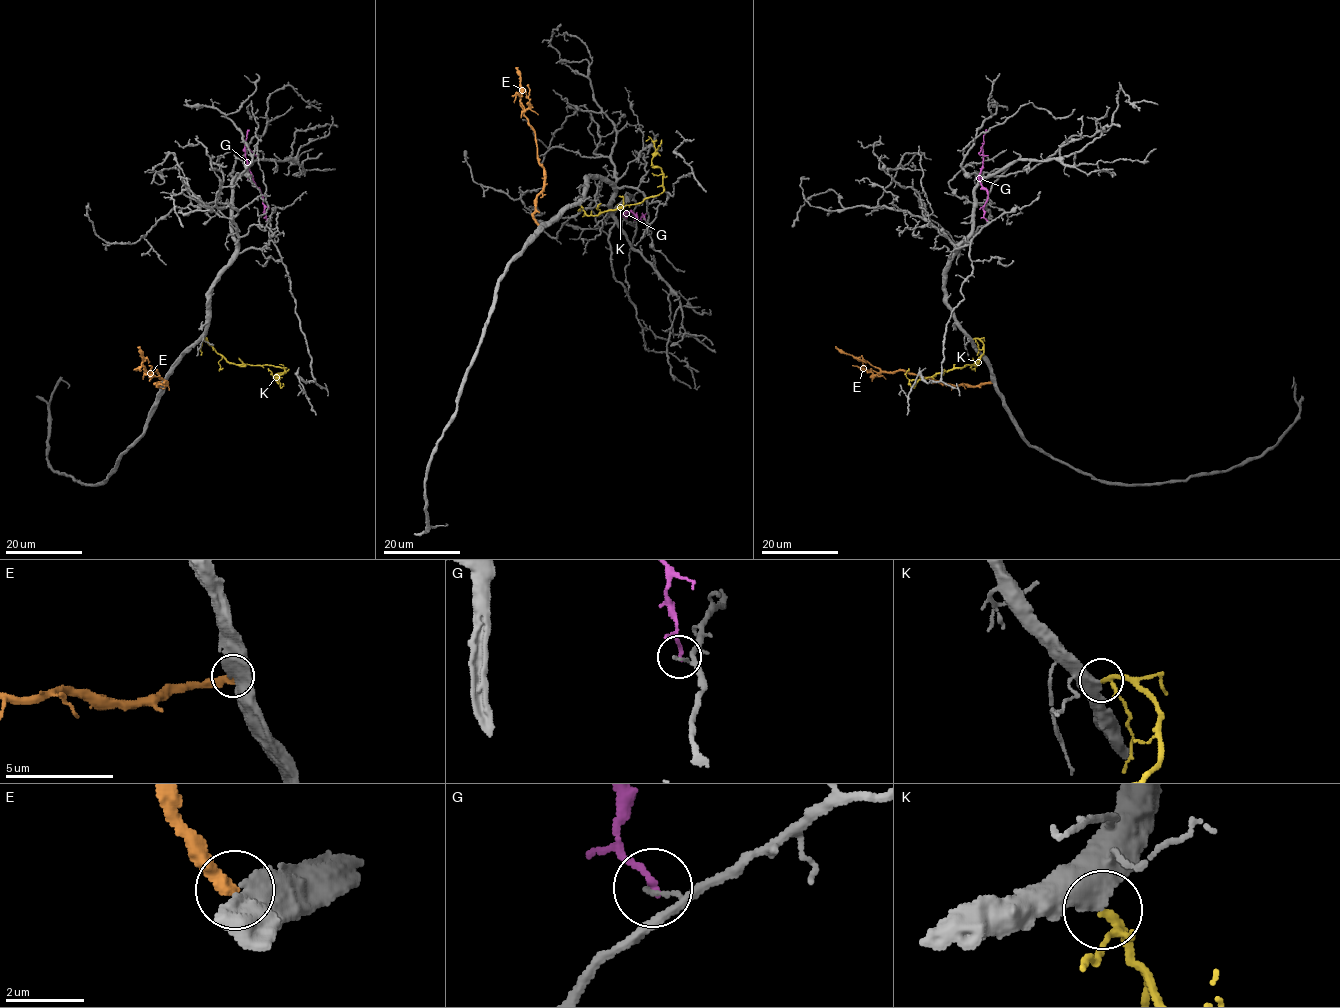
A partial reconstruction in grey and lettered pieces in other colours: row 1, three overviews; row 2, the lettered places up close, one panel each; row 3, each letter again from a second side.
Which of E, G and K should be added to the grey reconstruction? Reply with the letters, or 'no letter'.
K

